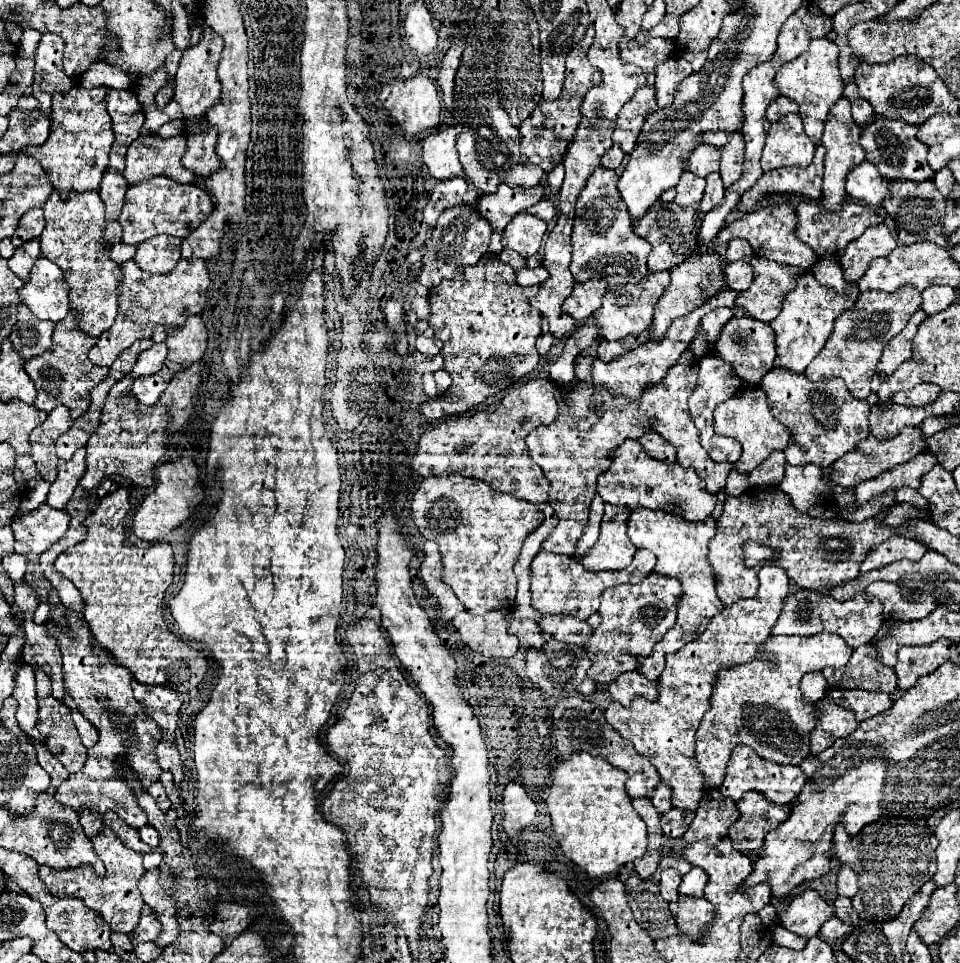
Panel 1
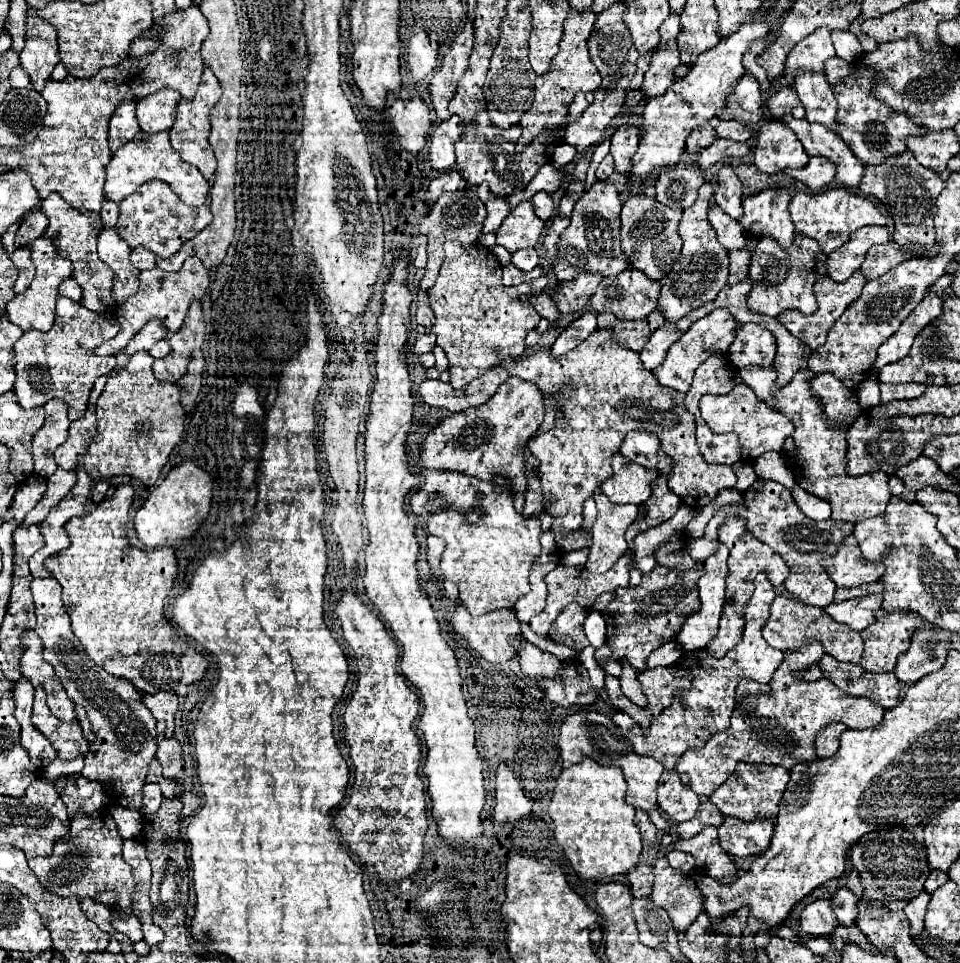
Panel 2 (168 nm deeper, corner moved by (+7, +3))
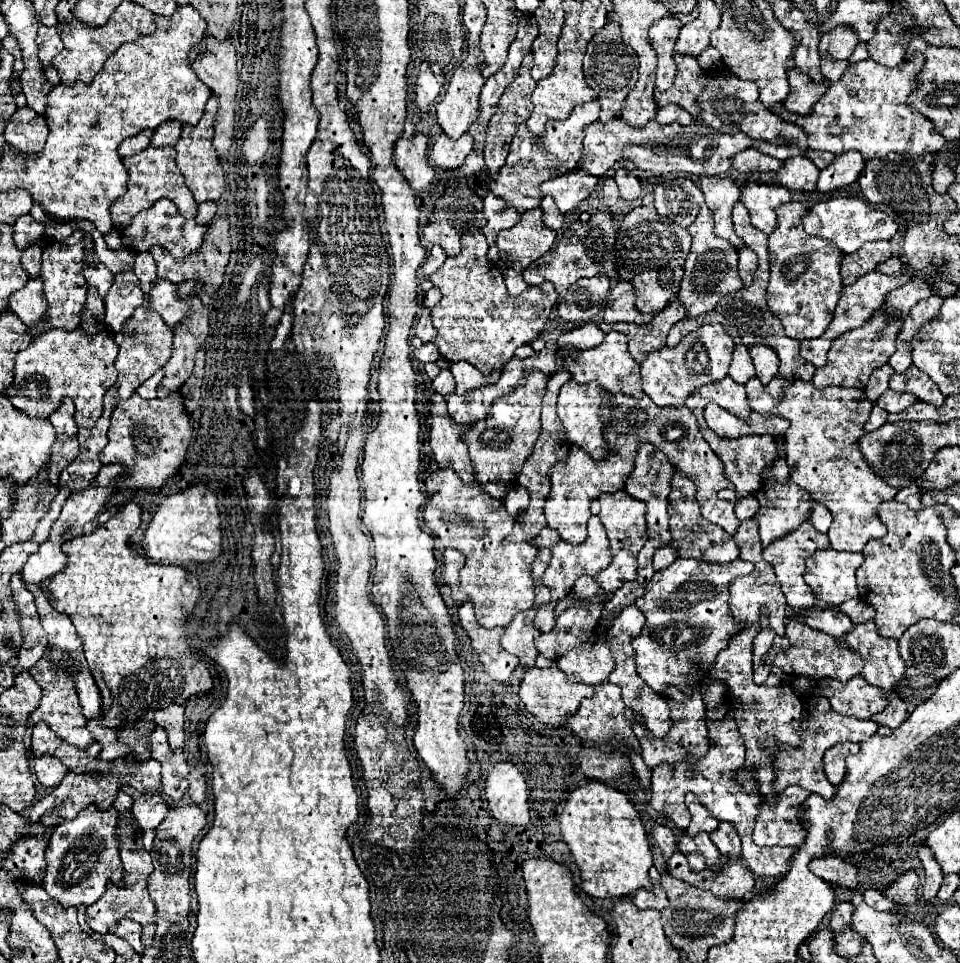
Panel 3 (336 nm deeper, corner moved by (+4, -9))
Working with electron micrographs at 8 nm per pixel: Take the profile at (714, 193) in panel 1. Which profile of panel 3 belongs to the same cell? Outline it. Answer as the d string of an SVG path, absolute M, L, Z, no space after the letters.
M706 206L700 208L698 218L688 228L688 232L692 234L694 242L692 242L692 250L686 258L684 278L682 278L682 286L680 286L680 292L676 298L684 302L684 306L688 310L688 318L698 318L702 314L712 312L726 294L740 290L744 284L742 284L742 278L738 276L738 252L728 240L718 238L714 234L712 212Z

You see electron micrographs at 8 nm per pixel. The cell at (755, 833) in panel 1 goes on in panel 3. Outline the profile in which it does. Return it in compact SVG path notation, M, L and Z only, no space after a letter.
M720 822L720 826L710 834L712 842L718 846L720 854L728 858L740 858L740 836L728 822Z

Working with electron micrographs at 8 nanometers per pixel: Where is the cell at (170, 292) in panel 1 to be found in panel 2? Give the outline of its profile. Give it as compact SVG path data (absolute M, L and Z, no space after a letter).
M189 256L179 272L165 272L161 268L143 270L139 274L139 288L135 294L131 294L123 304L115 308L115 318L121 326L119 334L107 342L103 342L99 348L95 348L95 356L113 356L119 350L127 346L127 342L133 338L137 330L141 330L151 318L159 318L161 324L169 332L177 332L187 316L187 310L191 302L199 300L205 294L205 288L209 286L209 272L203 266L203 262L197 256Z

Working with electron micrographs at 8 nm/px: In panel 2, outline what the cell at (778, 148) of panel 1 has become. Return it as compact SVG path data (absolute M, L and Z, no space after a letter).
M765 120L755 140L753 160L757 170L777 174L785 168L803 168L809 154L783 120Z

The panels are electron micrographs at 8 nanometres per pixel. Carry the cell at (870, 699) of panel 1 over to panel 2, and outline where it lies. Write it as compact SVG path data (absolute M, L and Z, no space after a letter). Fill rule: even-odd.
M819 642L787 650L785 660L769 682L769 692L741 698L727 730L715 732L703 746L687 750L679 758L677 772L689 776L689 786L693 792L697 792L699 796L711 796L711 792L727 780L739 760L749 764L775 764L787 770L791 770L793 764L815 760L817 754L813 752L813 740L819 728L823 728L825 724L841 720L843 724L847 724L847 728L865 730L883 720L883 706L869 700L867 696L849 696L837 690L837 686L833 686L825 678L817 682L801 680L803 670L819 664L823 656L825 648ZM739 708L743 708L743 712Z

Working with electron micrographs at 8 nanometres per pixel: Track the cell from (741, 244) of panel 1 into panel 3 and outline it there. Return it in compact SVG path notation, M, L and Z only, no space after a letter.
M706 176L702 178L702 192L706 196L706 206L714 214L714 232L720 238L726 238L736 248L744 244L732 228L732 208L738 202L738 186L730 176Z

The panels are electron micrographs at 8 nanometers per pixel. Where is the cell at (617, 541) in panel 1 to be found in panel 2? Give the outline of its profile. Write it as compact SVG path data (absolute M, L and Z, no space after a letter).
M603 492L593 494L597 502L597 522L593 526L593 548L585 568L589 572L607 572L627 552L625 530L637 518L637 506L617 506Z

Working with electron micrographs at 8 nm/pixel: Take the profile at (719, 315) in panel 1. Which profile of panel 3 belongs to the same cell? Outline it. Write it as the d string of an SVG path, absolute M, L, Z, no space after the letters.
M704 324L698 330L686 334L678 346L662 348L646 356L642 362L642 390L652 398L656 406L682 406L692 388L700 388L708 382L722 380L728 374L734 340L720 324Z

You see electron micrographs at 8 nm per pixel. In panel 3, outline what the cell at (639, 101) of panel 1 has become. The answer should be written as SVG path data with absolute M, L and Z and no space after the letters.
M616 170L616 176L614 176L618 188L620 188L620 198L632 202L636 198L640 198L642 194L642 184L638 178L634 178L628 170Z

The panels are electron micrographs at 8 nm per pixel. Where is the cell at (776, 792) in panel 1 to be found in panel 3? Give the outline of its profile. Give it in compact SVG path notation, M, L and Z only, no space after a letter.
M788 786L774 804L762 804L754 842L758 846L800 846L806 840L806 828L800 824L798 808L808 796L808 790Z

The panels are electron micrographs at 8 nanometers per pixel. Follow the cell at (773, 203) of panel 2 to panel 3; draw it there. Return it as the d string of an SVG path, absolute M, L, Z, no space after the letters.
M750 180L740 188L740 202L746 206L752 224L766 234L776 230L776 206L790 200L790 192L780 184L762 184Z

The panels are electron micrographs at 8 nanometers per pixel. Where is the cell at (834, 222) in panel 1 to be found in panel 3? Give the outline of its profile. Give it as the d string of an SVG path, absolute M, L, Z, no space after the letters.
M854 196L830 198L826 202L818 202L810 208L810 212L804 216L802 222L808 234L832 240L834 244L838 244L838 248L844 254L856 252L864 242L870 242L870 240L890 240L898 230L898 224L890 214L886 214L880 208L868 206L864 200Z

